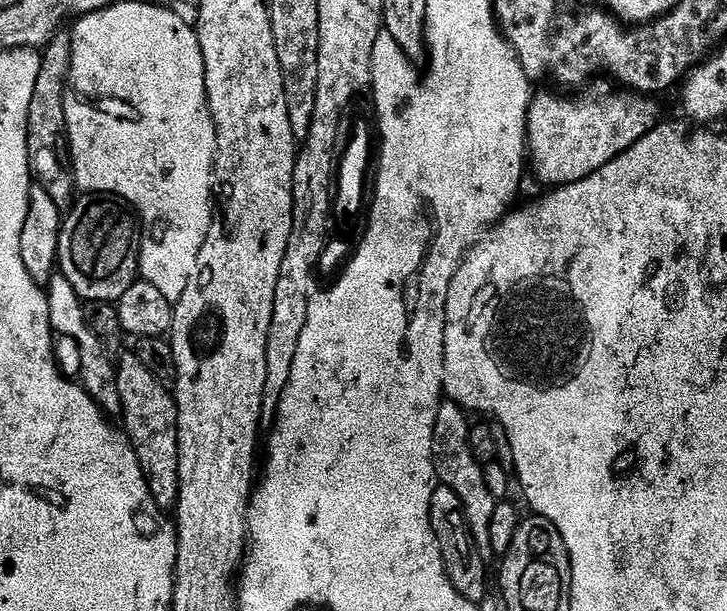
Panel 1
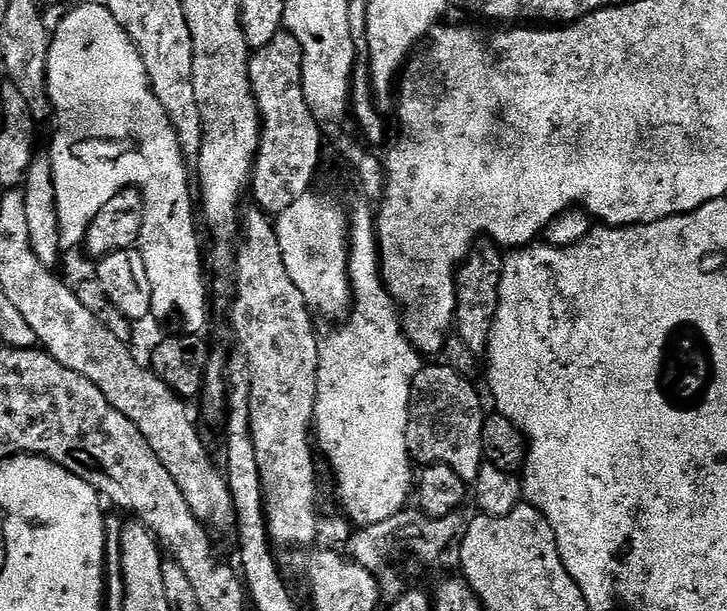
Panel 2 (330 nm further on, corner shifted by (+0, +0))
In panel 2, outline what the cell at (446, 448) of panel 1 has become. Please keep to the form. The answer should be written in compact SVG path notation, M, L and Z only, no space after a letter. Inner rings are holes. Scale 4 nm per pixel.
M444 364L421 367L412 380L408 403L408 451L412 453L413 461L421 465L445 464L466 482L475 481L481 464L485 463L482 450L485 419L486 411L470 381L463 380Z

